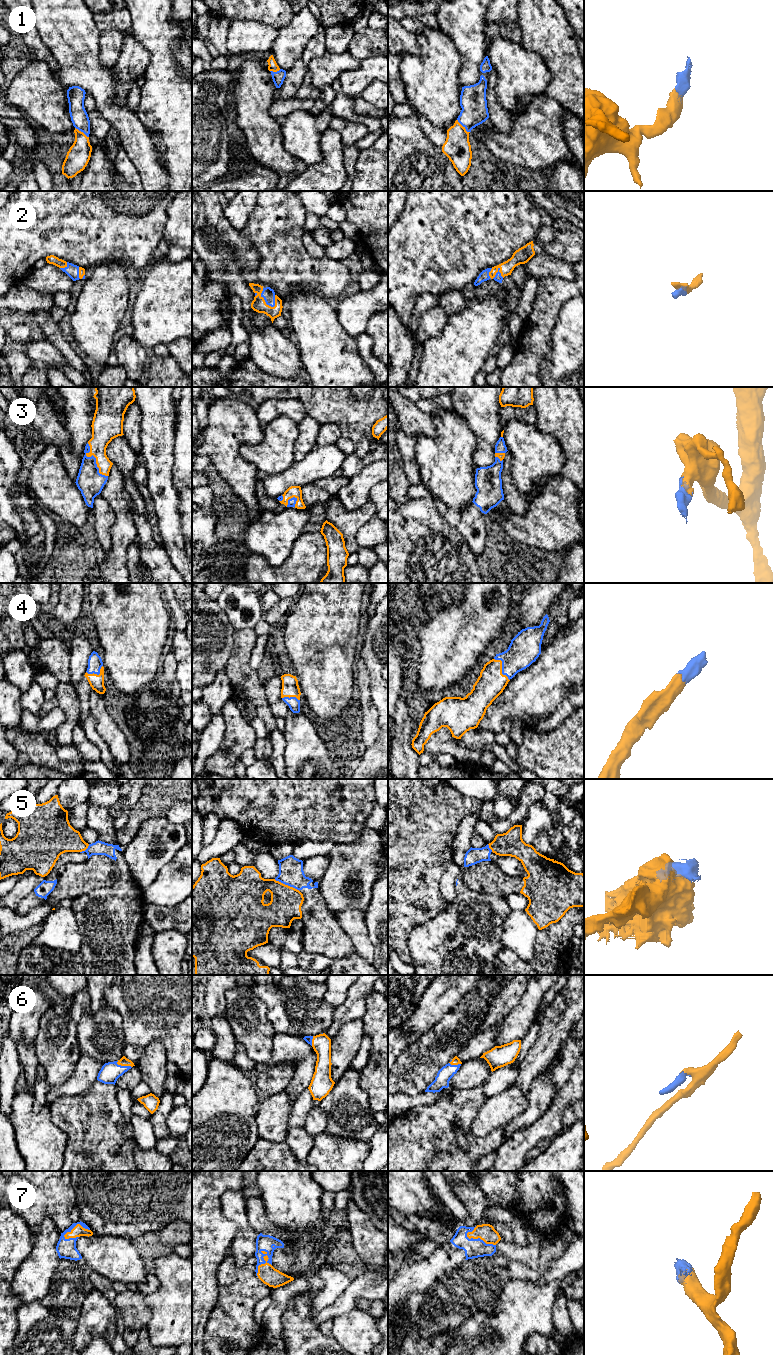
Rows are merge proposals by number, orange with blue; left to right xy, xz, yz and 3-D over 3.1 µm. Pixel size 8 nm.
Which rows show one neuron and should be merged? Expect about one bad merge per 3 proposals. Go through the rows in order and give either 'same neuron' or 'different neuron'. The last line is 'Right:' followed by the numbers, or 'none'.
1: same neuron
2: same neuron
3: same neuron
4: same neuron
5: different neuron
6: same neuron
7: same neuron
Right: 1, 2, 3, 4, 6, 7

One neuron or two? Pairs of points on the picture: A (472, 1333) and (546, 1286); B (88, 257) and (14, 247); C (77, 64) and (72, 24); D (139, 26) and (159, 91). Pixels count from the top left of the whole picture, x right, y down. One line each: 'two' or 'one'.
A: one
B: one
C: one
D: one

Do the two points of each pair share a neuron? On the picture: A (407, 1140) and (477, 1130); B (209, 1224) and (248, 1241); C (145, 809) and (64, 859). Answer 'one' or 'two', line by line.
A: two
B: two
C: two

